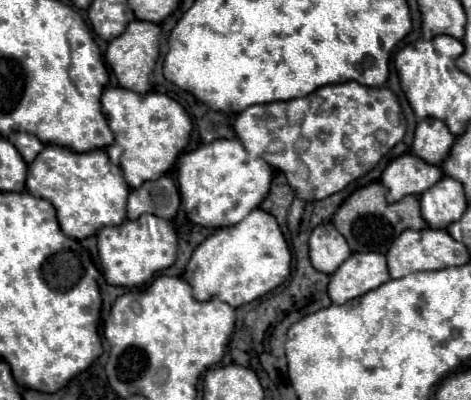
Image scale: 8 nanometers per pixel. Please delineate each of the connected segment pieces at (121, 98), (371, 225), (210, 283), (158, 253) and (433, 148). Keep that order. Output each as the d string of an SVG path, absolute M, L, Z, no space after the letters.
M106 88L102 94L102 110L114 132L114 142L106 152L110 161L122 168L130 188L138 188L148 180L169 173L190 142L192 120L184 106L166 94L138 94L126 88Z
M372 182L360 190L356 190L334 214L332 224L346 238L352 252L380 252L386 254L390 244L408 228L422 230L426 226L420 216L420 202L416 196L406 196L400 202L388 204L386 190L380 182Z
M256 208L236 226L218 228L210 234L194 250L186 266L186 276L182 278L192 286L196 300L204 302L216 296L232 308L238 308L280 286L290 276L290 260L292 254L276 218Z
M142 214L142 218L134 222L126 220L120 226L102 228L98 232L98 254L100 269L108 284L142 288L156 276L156 272L170 268L176 262L176 232L168 220L154 214Z
M424 118L416 126L412 154L422 158L426 164L440 166L454 144L454 136L448 126L438 118Z

